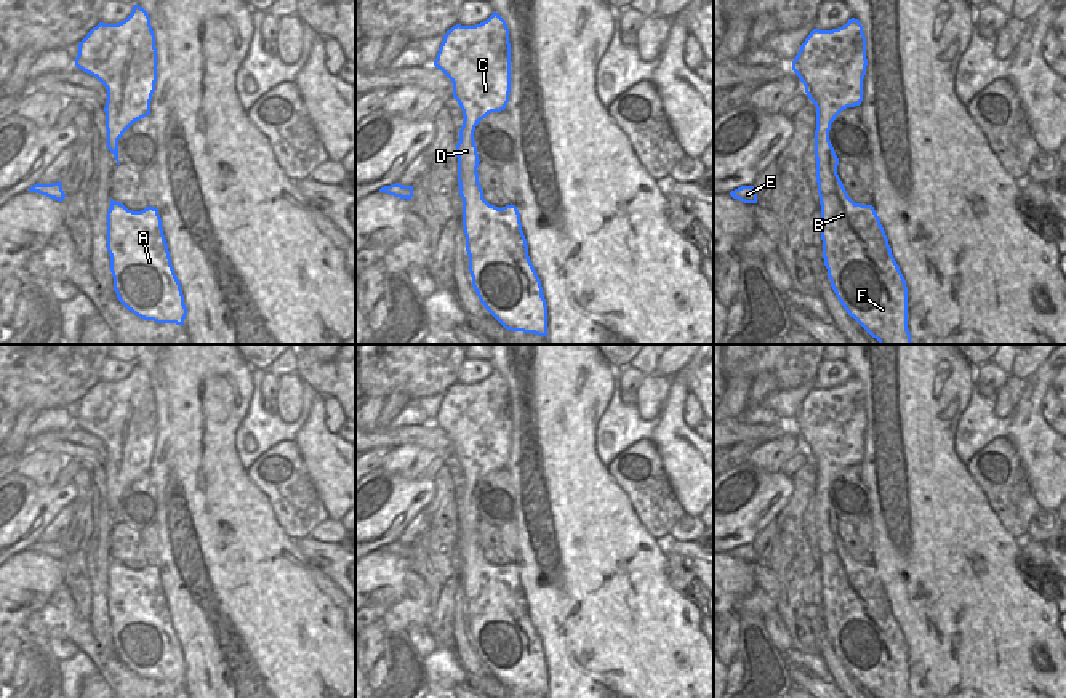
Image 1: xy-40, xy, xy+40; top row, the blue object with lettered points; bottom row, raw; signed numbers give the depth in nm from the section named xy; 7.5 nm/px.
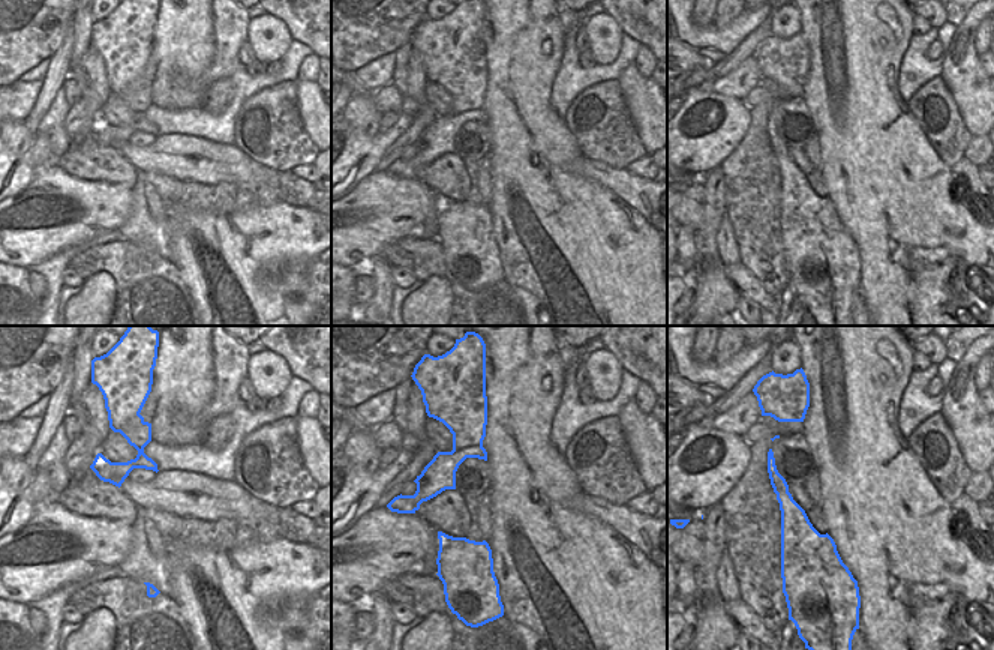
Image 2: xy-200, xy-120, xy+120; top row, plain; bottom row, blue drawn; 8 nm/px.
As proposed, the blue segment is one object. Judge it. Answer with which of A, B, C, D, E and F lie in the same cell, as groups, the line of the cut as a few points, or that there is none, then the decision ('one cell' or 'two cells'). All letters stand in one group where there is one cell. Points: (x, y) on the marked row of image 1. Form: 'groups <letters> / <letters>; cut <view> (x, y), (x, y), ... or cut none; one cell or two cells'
groups A B C D E F; cut none; one cell

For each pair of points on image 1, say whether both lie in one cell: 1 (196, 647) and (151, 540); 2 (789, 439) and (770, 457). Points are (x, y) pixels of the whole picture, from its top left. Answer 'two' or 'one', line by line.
1: two
2: one

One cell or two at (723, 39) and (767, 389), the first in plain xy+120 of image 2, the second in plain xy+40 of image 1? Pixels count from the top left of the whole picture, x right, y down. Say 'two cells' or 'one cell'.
two cells

